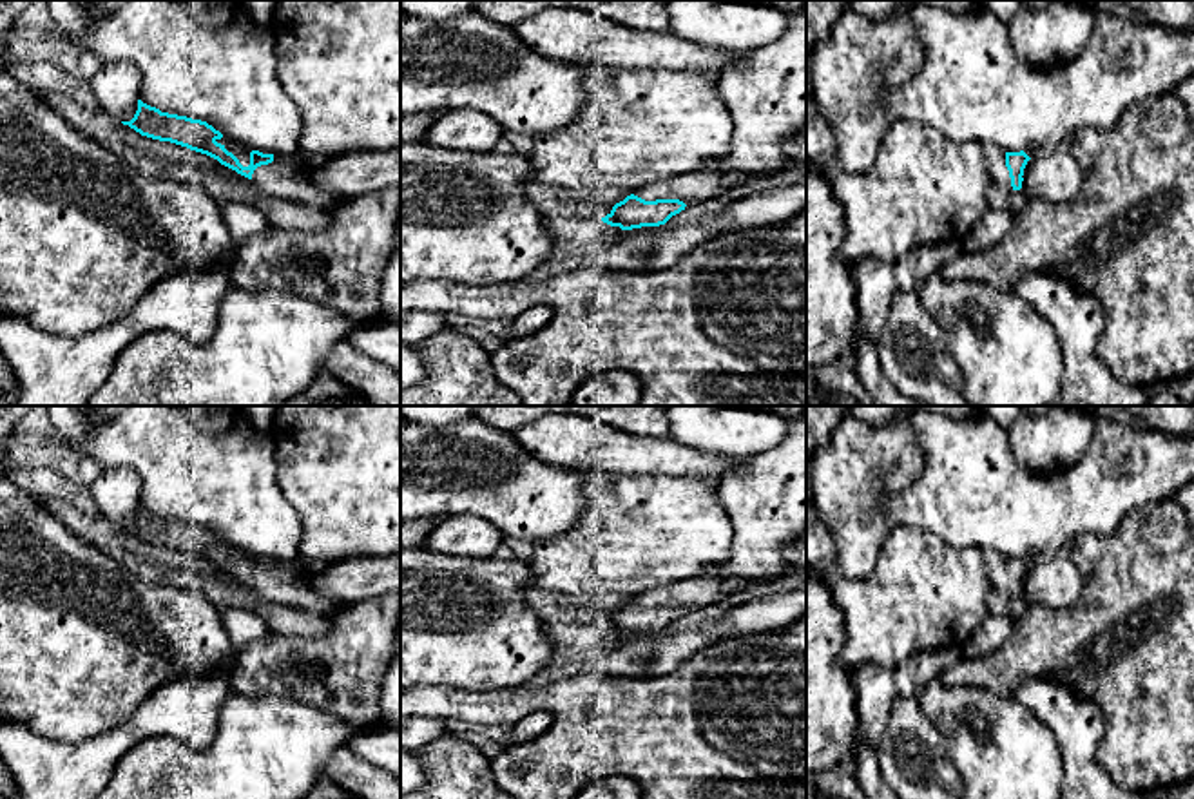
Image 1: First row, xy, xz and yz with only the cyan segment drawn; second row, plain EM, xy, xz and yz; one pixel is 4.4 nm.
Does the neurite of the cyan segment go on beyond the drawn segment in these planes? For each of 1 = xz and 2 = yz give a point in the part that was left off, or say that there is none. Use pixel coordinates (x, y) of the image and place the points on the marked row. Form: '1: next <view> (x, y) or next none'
1: next xz (700, 185)
2: next yz (995, 156)

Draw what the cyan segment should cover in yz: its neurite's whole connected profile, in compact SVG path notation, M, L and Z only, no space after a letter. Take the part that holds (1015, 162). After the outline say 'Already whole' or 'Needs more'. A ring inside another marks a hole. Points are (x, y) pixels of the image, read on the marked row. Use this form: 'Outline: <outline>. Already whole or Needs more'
Outline: M986 141L982 149L991 181L1007 188L1009 192L1020 190L1024 168L1031 158L1024 150L1006 152L1002 147L991 141Z. Needs more

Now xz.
Outline: M696 170L643 185L616 203L602 221L621 230L660 226L685 210L687 205L723 197L730 187L746 179L746 176L734 172L716 174L710 170Z. Needs more

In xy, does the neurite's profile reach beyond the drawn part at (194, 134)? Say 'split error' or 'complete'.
split error

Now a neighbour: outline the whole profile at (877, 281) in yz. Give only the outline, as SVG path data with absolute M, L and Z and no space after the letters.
M958 241L913 248L895 261L862 259L853 265L857 330L877 342L897 292L917 292L924 279L960 254Z

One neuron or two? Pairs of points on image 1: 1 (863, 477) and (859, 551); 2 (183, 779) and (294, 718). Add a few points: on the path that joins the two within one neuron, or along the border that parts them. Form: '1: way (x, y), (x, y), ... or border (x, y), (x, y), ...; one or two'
1: way (861, 495), (859, 533); one
2: way (211, 779), (232, 779), (267, 745); one

